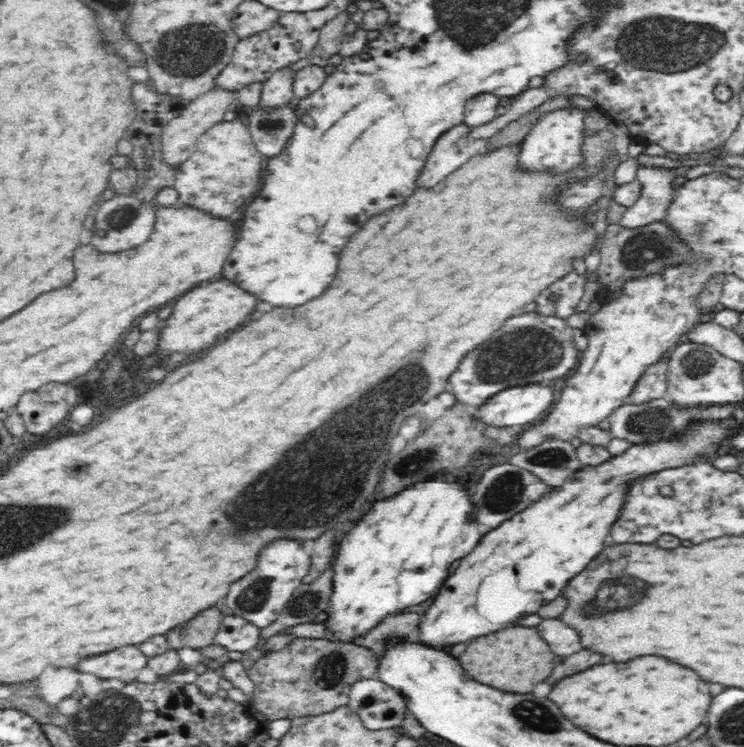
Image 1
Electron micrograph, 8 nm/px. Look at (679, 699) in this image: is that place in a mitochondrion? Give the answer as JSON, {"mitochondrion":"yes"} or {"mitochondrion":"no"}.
{"mitochondrion":"no"}

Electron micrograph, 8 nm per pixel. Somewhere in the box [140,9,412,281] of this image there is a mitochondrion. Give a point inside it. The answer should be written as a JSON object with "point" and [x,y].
{"point":[192,50]}

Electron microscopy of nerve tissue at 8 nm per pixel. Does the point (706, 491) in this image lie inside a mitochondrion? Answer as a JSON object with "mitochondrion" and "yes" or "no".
{"mitochondrion":"no"}

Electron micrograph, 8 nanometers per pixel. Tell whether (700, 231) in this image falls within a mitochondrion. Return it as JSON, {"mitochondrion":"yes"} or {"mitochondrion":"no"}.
{"mitochondrion":"yes"}

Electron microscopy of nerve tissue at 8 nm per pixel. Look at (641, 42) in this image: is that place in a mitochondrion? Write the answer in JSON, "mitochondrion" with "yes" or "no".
{"mitochondrion":"yes"}

